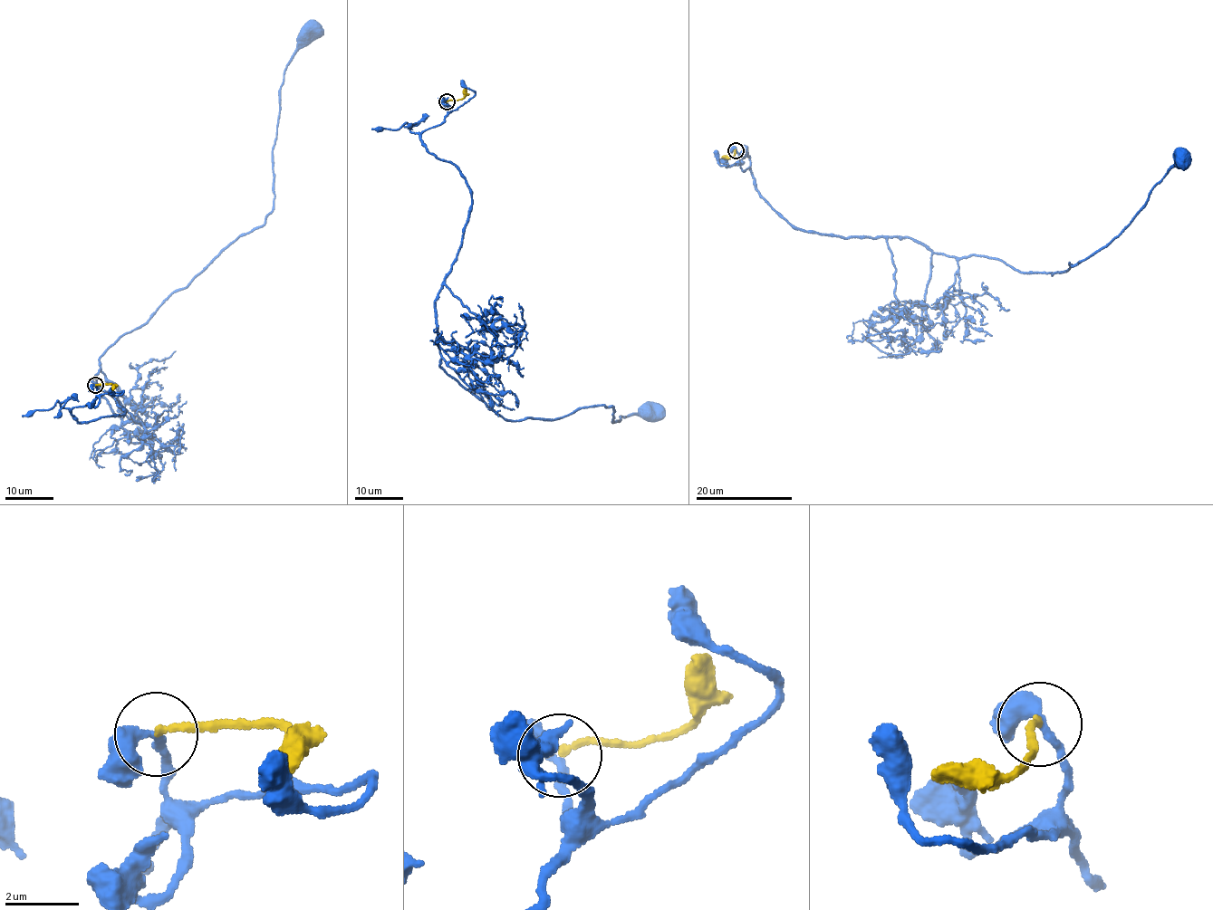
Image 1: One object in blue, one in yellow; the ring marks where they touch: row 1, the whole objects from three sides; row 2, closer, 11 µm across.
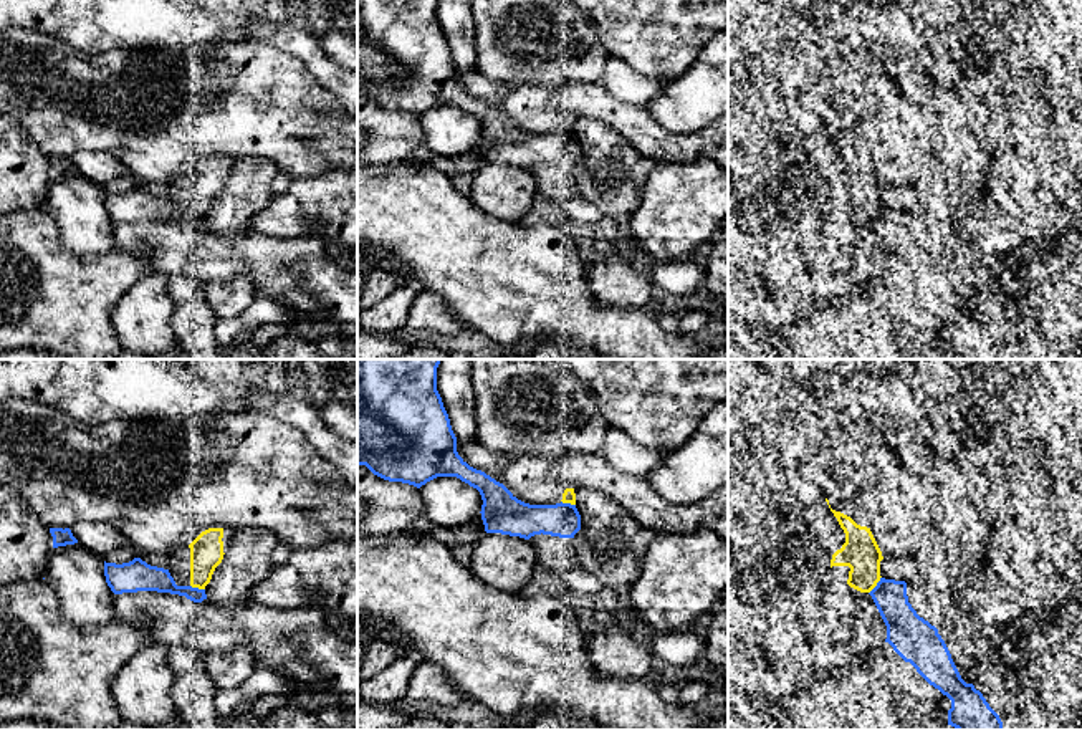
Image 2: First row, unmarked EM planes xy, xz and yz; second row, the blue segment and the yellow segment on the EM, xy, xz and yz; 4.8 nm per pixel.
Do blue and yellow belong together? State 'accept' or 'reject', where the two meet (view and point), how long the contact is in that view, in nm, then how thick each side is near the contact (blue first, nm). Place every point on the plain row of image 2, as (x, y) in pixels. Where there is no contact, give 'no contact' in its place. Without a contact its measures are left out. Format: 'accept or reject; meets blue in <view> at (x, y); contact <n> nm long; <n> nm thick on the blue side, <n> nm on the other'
reject; meets blue in yz at (877, 214); contact 110 nm long; 180 nm thick on the blue side, 180 nm on the other

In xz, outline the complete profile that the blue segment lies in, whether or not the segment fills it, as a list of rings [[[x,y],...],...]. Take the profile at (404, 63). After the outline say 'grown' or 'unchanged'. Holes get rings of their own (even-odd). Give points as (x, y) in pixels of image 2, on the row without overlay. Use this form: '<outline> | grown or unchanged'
[[[357,0],[357,94],[366,94],[374,104],[420,118],[437,106],[457,106],[481,124],[481,149],[486,162],[501,162],[529,169],[534,164],[574,167],[581,159],[576,134],[529,134],[518,129],[503,113],[481,99],[470,96],[457,81],[457,66],[437,20],[437,0]]] | unchanged

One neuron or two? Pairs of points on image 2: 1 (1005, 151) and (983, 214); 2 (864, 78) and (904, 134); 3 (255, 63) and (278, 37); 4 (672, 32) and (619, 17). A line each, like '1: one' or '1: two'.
1: one
2: one
3: two
4: one

